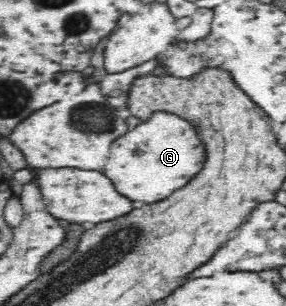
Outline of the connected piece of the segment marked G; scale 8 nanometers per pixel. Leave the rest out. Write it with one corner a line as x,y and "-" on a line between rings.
156,110
111,144
105,174
127,198
157,202
183,188
203,170
207,158
205,146
208,144
203,144
199,127
193,121
171,111

